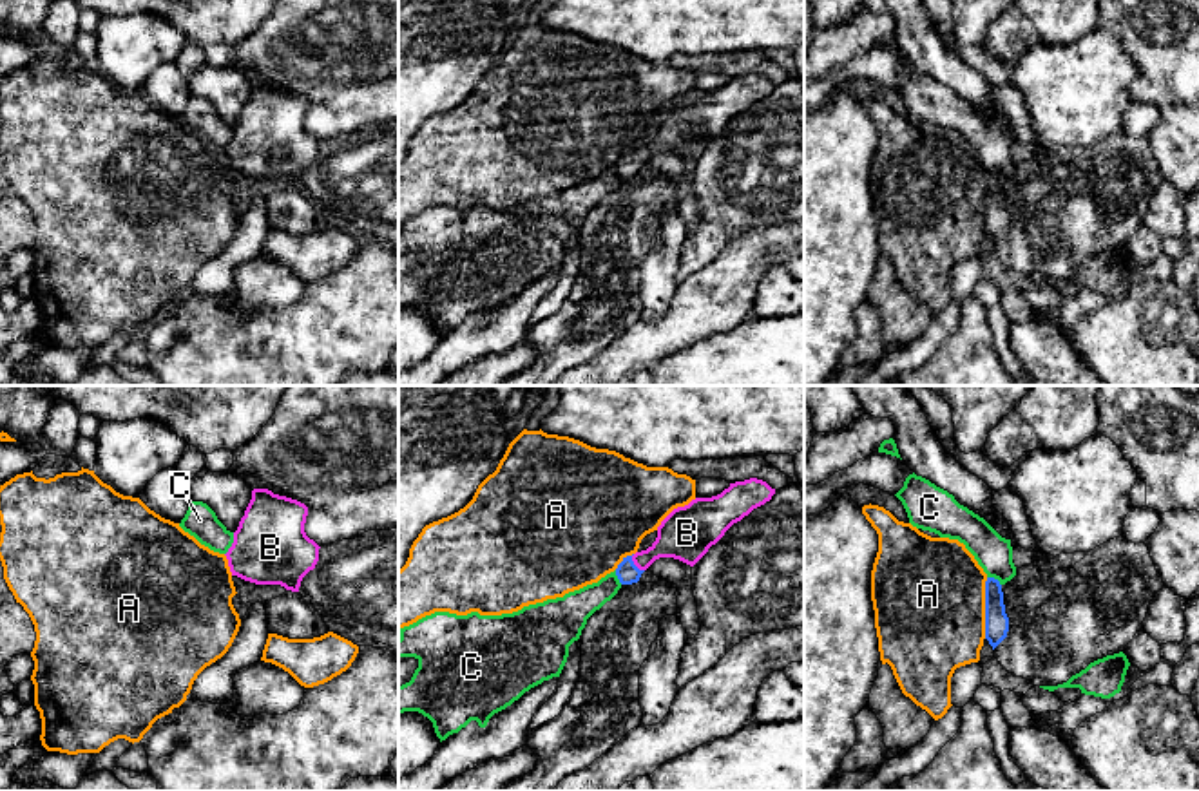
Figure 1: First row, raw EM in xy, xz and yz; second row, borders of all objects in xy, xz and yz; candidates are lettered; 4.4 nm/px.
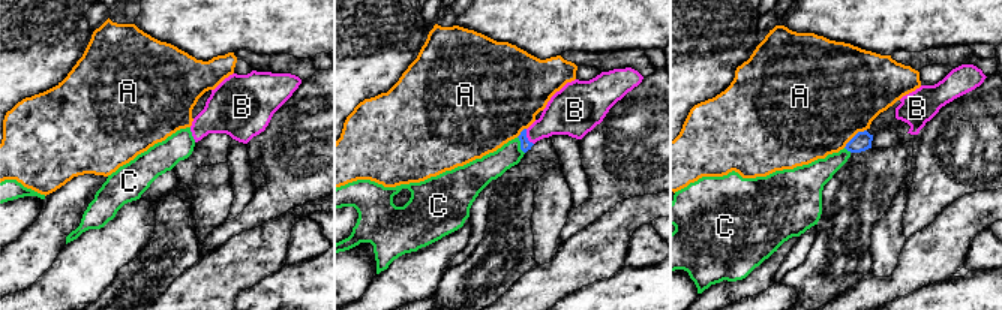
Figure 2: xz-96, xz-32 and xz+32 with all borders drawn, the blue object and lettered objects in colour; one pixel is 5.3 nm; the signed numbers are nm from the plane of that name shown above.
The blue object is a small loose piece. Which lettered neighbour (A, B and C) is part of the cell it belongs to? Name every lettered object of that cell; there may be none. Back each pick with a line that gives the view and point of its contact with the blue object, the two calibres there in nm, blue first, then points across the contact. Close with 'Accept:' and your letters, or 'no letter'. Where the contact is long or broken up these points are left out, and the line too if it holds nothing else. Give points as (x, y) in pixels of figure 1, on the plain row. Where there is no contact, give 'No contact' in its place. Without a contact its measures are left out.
B: Touches blue at xz (633, 158). Thickness 100 nm (blue) against 200 nm. Path across: xz (627, 167), (633, 158), (681, 131)
Accept: B

